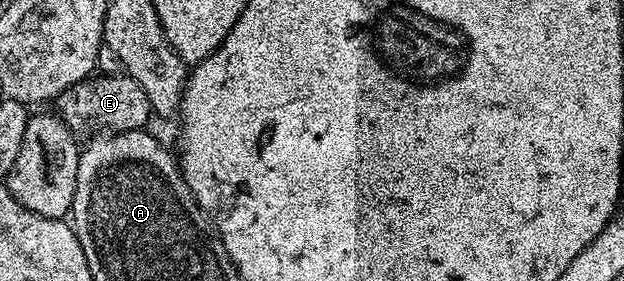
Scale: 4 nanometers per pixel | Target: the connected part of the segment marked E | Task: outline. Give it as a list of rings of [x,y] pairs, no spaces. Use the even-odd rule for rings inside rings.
[[[127,74],[123,76],[93,75],[79,84],[70,86],[57,96],[54,101],[55,111],[69,128],[77,133],[87,128],[109,128],[109,133],[135,132],[143,129],[148,119],[153,119],[154,113],[146,98],[146,90],[134,82]],[[80,131],[80,132],[79,132]]]

